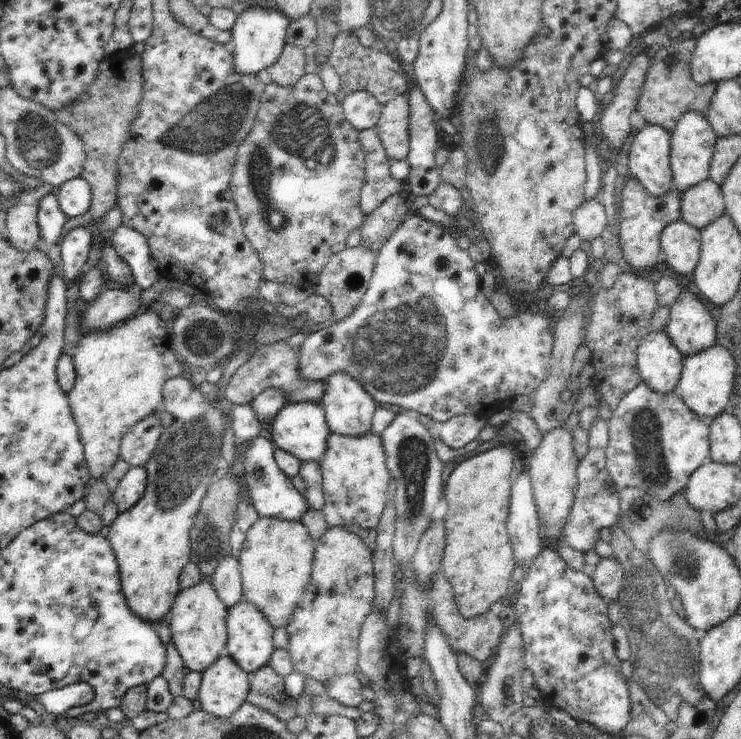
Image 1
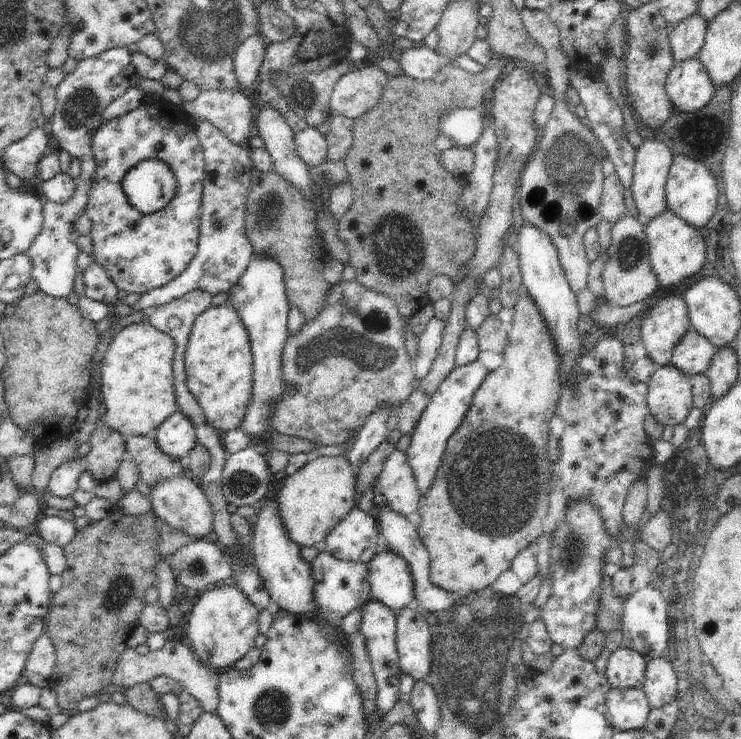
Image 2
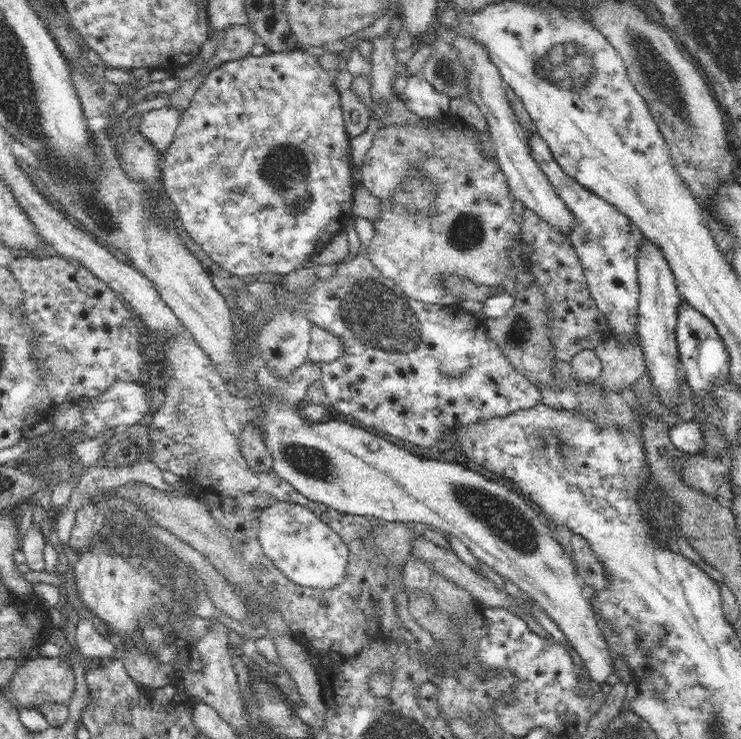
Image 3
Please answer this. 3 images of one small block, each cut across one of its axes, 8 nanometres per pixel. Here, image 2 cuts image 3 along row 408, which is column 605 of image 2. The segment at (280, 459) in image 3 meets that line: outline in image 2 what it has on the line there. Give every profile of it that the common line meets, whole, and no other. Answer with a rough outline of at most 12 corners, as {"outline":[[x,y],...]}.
{"outline":[[611,228],[601,300],[617,308],[657,292],[645,228]]}

